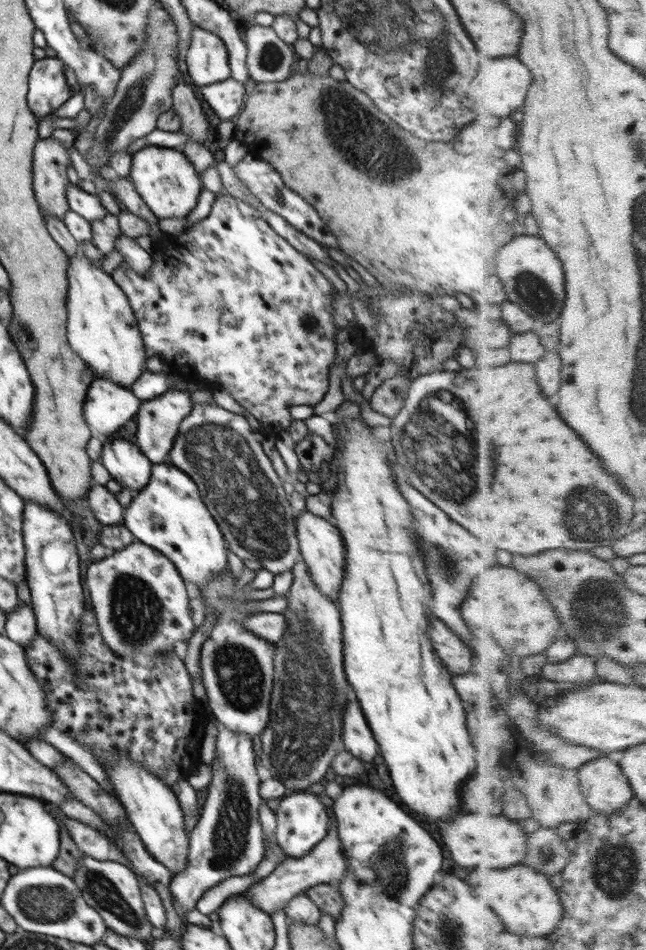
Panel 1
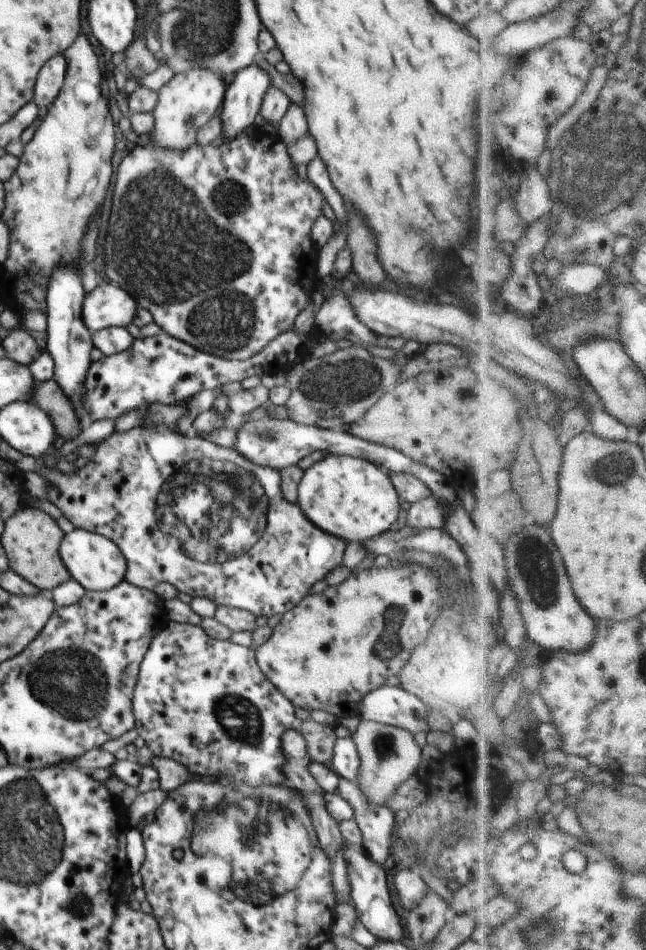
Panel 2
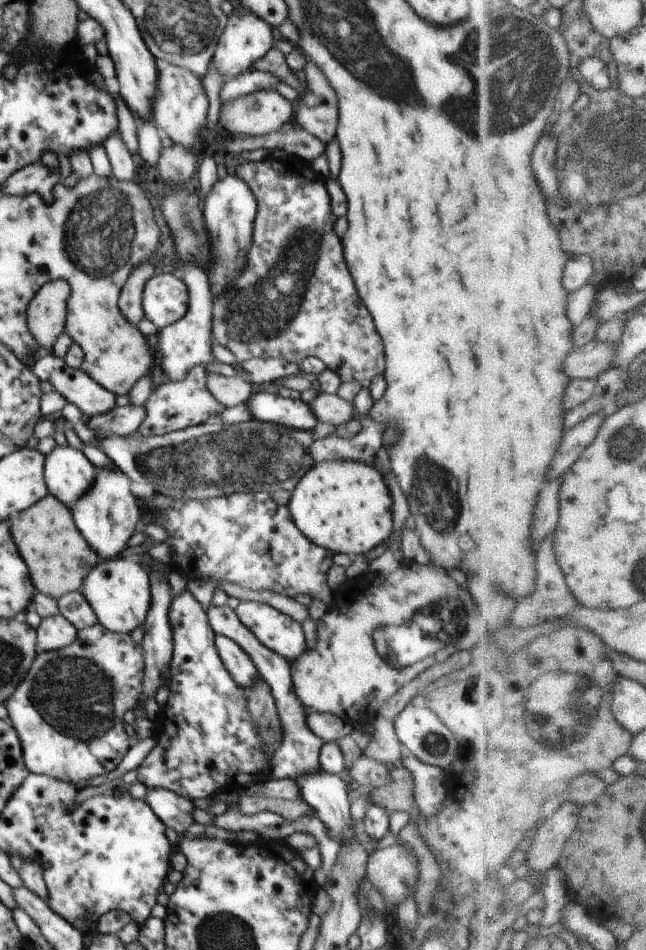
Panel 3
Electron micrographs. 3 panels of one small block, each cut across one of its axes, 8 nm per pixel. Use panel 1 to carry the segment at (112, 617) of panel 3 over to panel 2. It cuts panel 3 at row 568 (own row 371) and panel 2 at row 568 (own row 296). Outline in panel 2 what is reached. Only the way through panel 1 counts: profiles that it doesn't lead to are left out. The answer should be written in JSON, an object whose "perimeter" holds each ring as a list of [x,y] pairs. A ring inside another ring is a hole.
{"perimeter":[[[77,528],[65,534],[59,553],[71,578],[87,591],[109,591],[125,580],[127,571],[125,556],[112,540],[101,534]]]}

